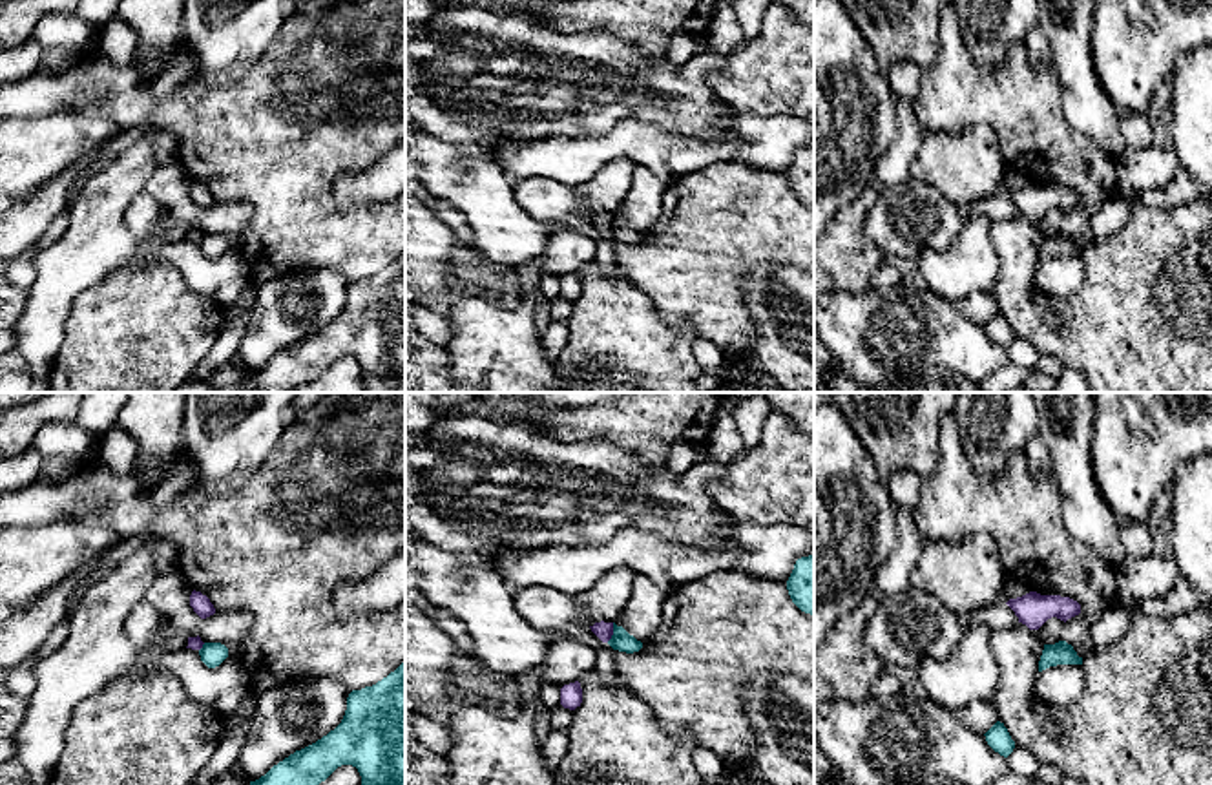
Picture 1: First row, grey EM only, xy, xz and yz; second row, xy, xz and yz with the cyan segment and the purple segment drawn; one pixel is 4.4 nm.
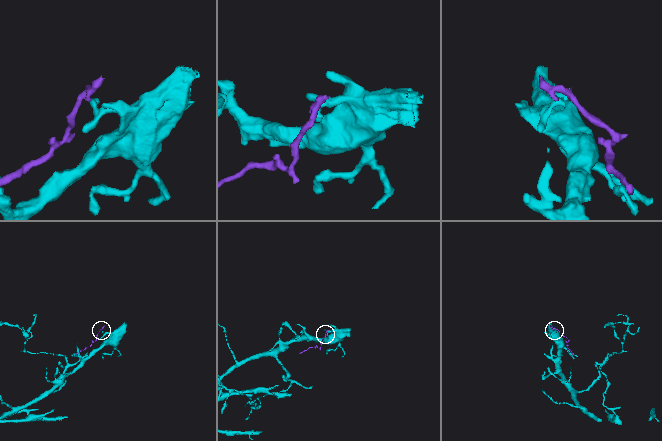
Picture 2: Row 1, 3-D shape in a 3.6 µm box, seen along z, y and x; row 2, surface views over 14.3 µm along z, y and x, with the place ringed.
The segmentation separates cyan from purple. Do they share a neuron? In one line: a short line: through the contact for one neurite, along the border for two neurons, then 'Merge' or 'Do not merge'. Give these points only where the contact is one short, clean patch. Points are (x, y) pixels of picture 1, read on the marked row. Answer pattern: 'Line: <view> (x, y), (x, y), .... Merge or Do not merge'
Line: xz (614, 623), (614, 634), (606, 641). Do not merge

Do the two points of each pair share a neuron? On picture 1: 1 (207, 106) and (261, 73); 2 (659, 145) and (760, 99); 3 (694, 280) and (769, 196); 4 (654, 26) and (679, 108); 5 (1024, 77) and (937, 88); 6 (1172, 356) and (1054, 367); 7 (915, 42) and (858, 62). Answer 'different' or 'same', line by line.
1: same
2: different
3: same
4: different
5: same
6: different
7: different

